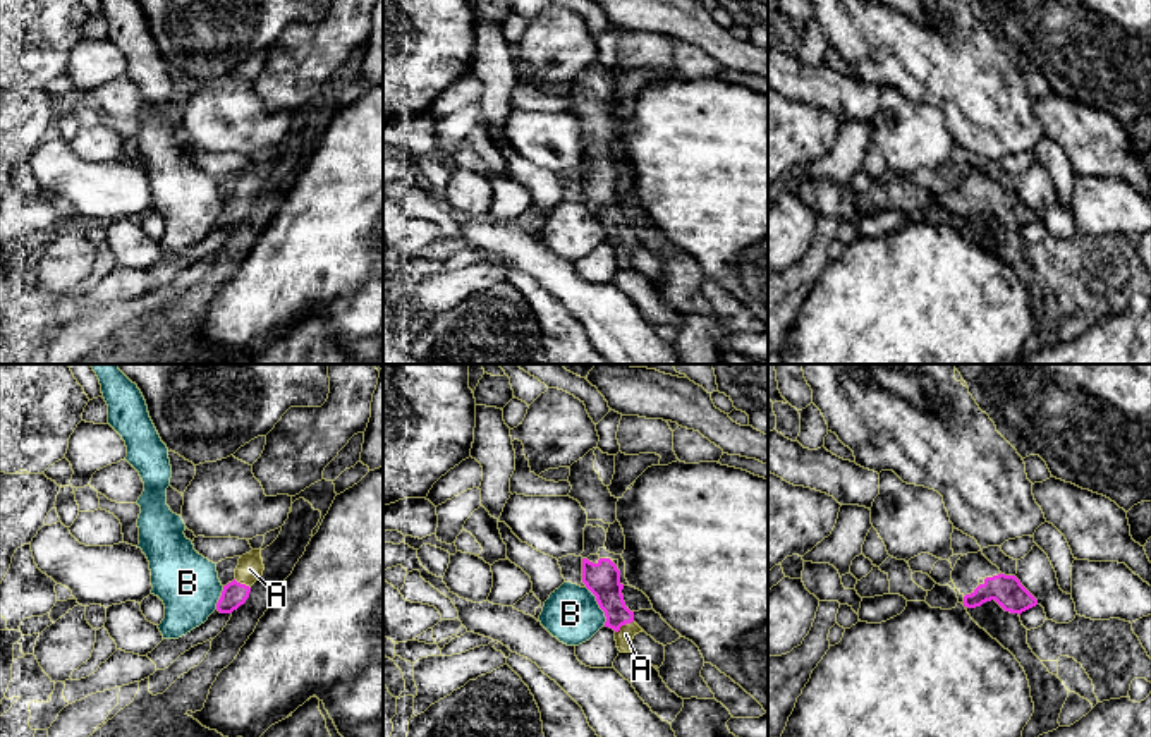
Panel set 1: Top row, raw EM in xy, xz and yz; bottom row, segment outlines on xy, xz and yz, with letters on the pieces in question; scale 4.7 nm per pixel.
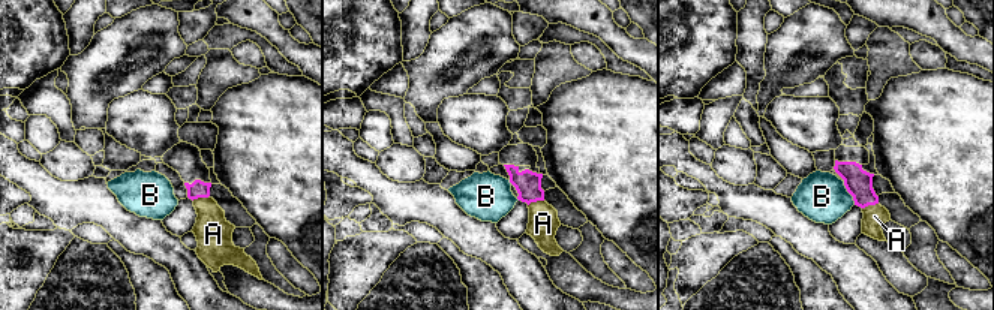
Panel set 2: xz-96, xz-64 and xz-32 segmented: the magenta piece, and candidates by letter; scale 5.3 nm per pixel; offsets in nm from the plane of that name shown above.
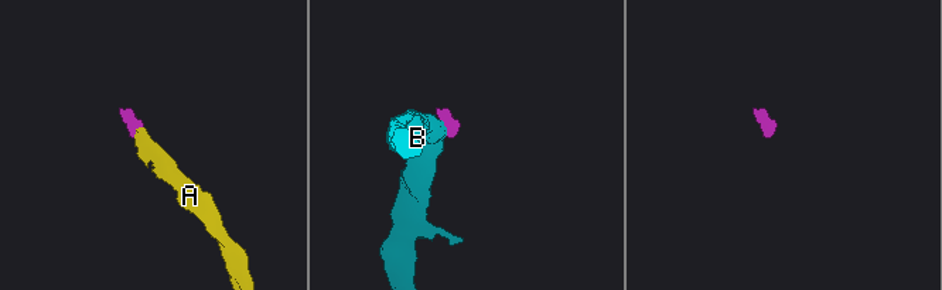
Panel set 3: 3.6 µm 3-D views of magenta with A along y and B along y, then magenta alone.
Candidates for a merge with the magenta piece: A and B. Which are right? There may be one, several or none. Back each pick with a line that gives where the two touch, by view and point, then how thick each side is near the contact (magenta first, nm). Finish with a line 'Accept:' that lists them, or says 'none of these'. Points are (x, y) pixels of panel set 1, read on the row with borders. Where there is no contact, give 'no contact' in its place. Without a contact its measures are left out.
A: meets magenta in xz at (624, 624); 160 nm thick on the magenta side, 80 nm on the other
Accept: A

